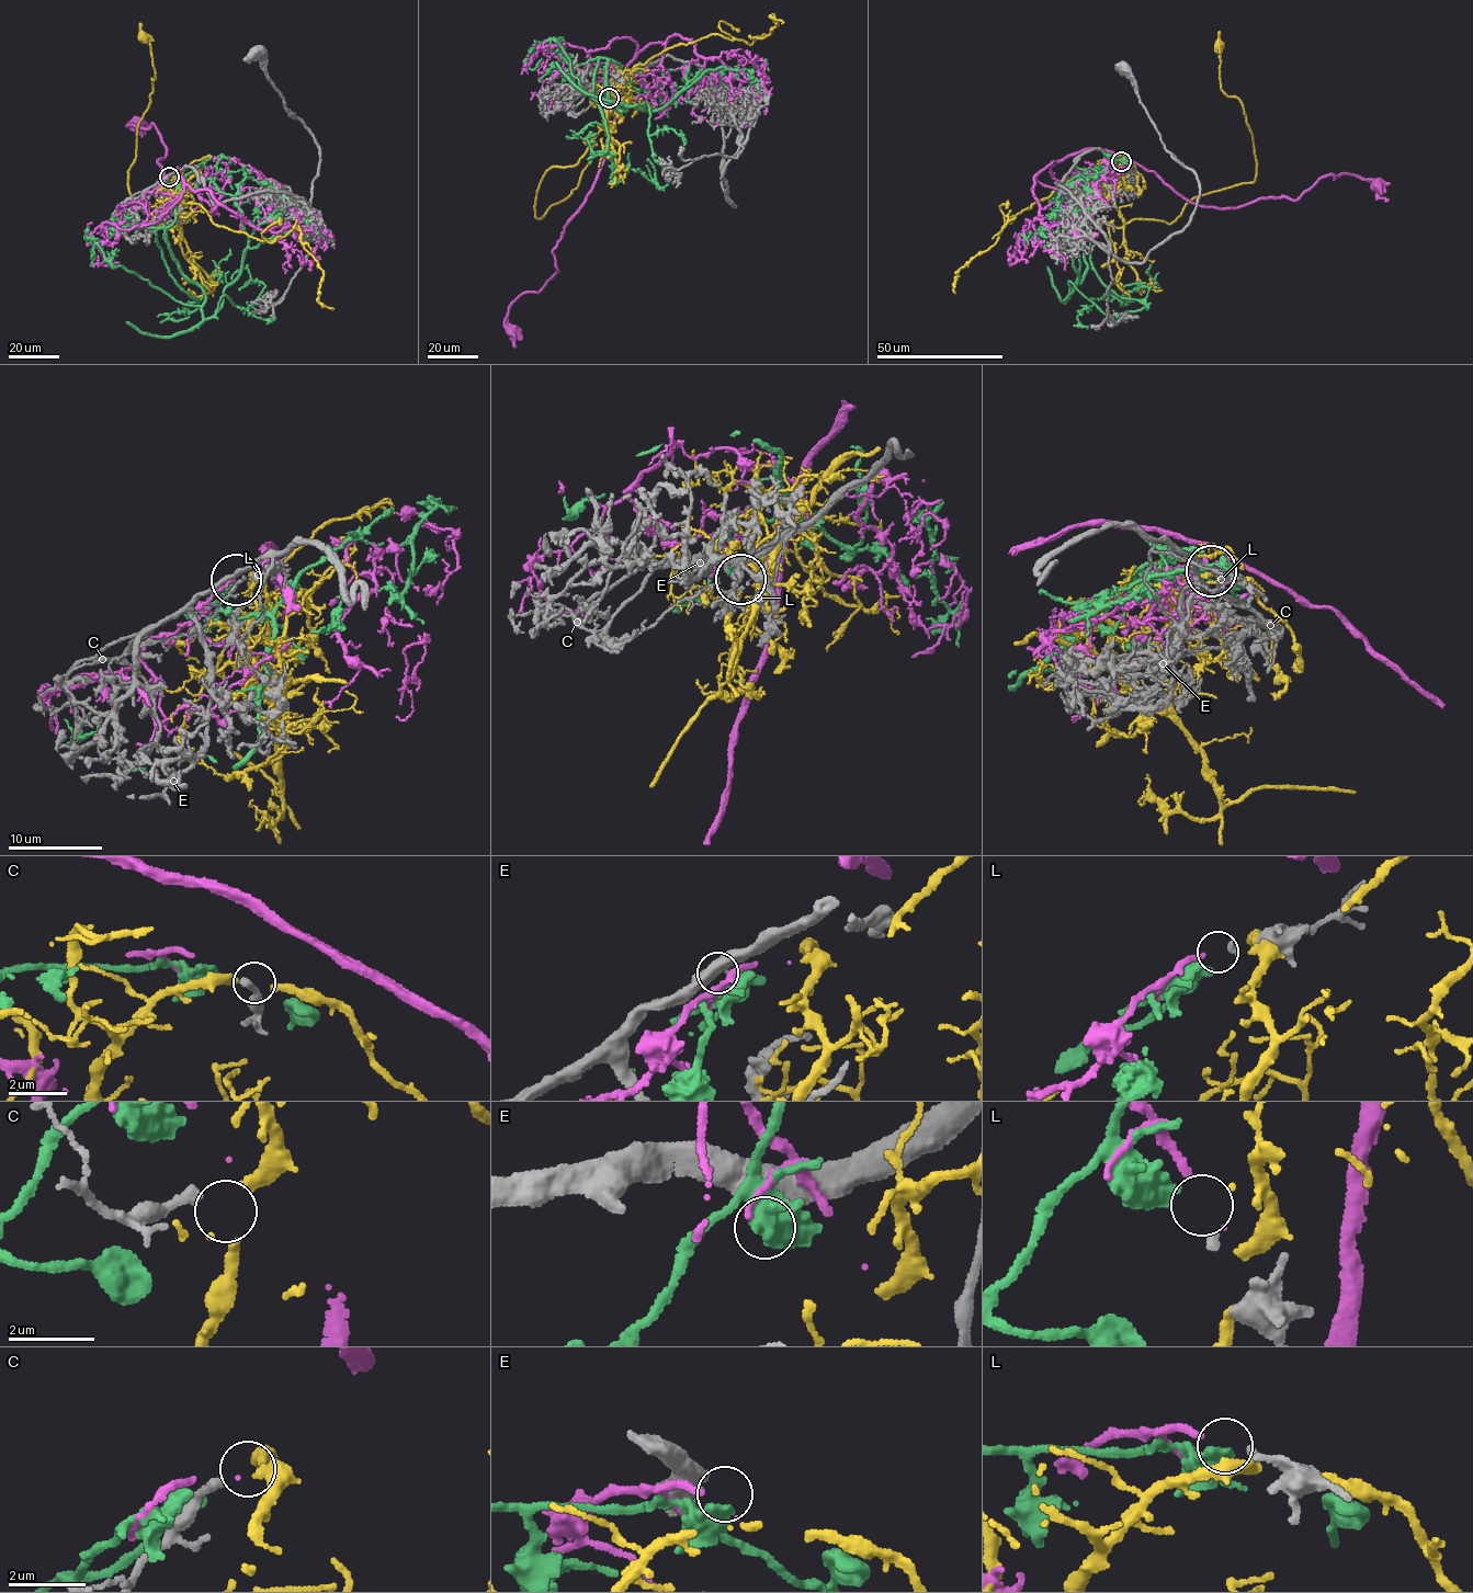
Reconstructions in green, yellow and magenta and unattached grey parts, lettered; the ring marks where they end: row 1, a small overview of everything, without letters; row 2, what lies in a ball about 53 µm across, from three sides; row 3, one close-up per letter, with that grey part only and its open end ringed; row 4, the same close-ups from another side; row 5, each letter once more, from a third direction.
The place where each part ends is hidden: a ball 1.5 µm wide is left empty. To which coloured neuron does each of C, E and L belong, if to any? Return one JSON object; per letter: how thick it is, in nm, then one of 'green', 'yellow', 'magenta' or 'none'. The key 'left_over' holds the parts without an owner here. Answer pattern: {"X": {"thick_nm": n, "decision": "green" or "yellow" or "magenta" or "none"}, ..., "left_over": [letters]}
{"C": {"thick_nm": 240, "decision": "yellow"}, "E": {"thick_nm": 480, "decision": "none"}, "L": {"thick_nm": 170, "decision": "magenta"}, "left_over": ["E"]}

